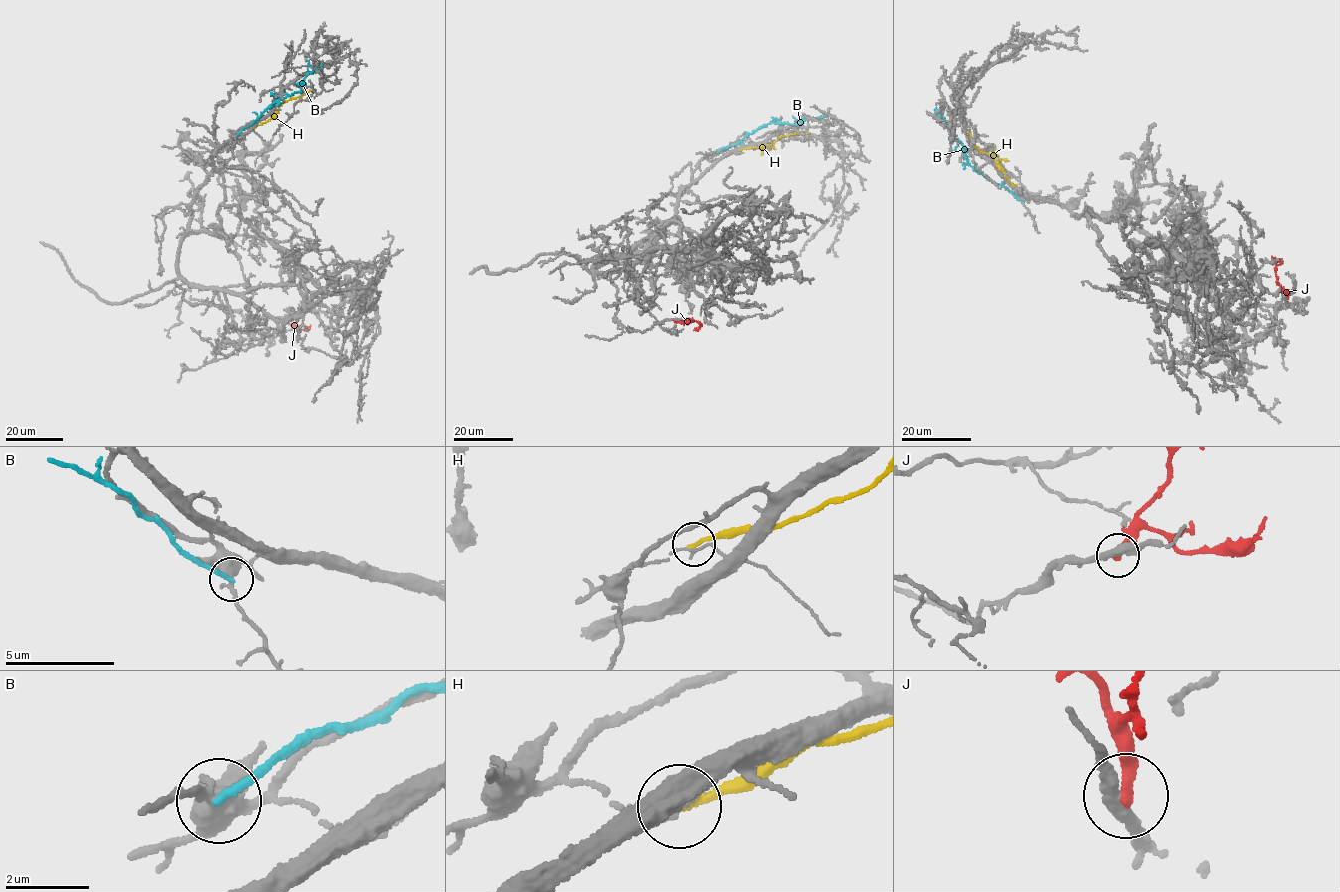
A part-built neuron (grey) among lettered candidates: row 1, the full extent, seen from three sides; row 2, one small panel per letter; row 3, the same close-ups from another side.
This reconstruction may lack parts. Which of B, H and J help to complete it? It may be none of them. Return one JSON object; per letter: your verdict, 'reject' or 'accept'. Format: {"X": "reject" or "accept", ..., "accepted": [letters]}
{"B": "reject", "H": "reject", "J": "reject", "accepted": []}

